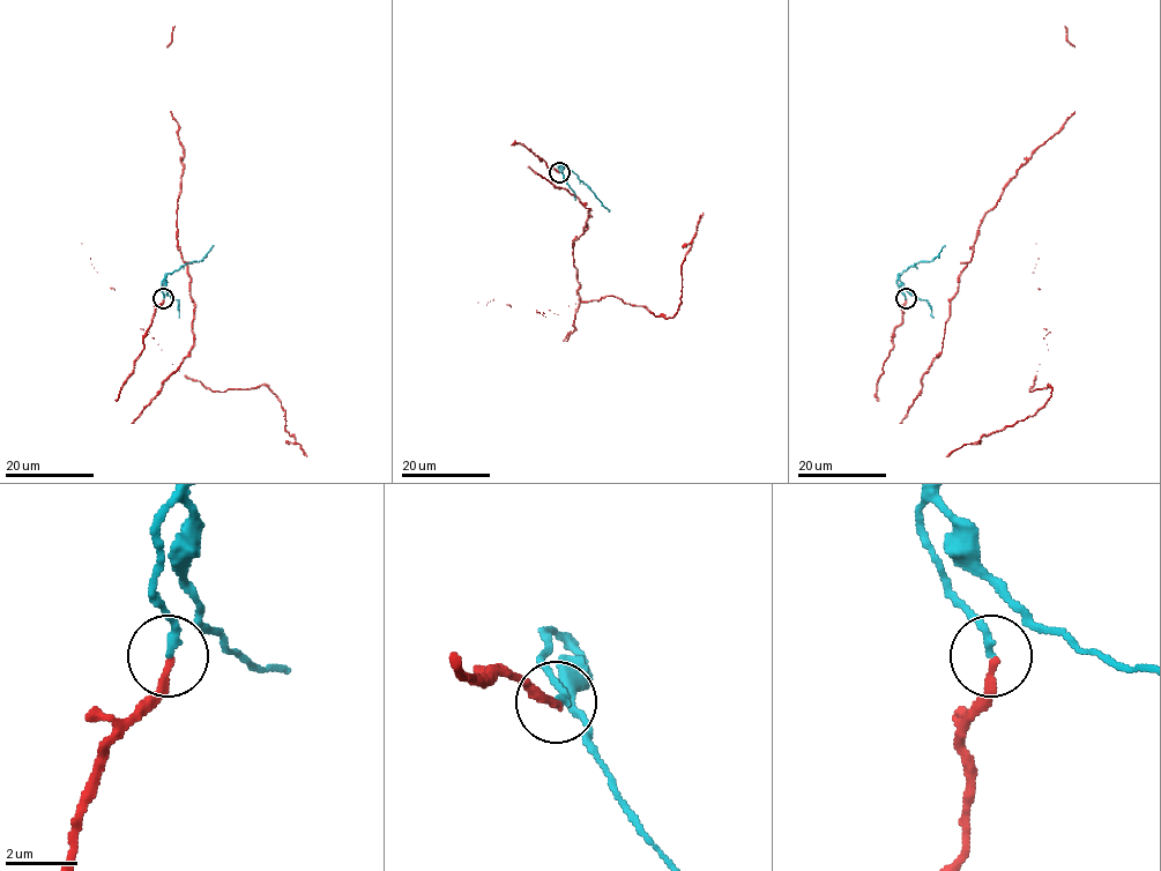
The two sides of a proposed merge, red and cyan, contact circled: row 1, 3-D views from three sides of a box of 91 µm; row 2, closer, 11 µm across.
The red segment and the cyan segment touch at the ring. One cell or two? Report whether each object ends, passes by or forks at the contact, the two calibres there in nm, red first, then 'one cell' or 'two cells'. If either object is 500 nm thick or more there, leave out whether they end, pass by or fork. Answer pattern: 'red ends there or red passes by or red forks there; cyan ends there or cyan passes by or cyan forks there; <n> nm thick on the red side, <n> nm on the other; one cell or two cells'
red ends there; cyan ends there; 200 nm thick on the red side, 200 nm on the other; two cells

